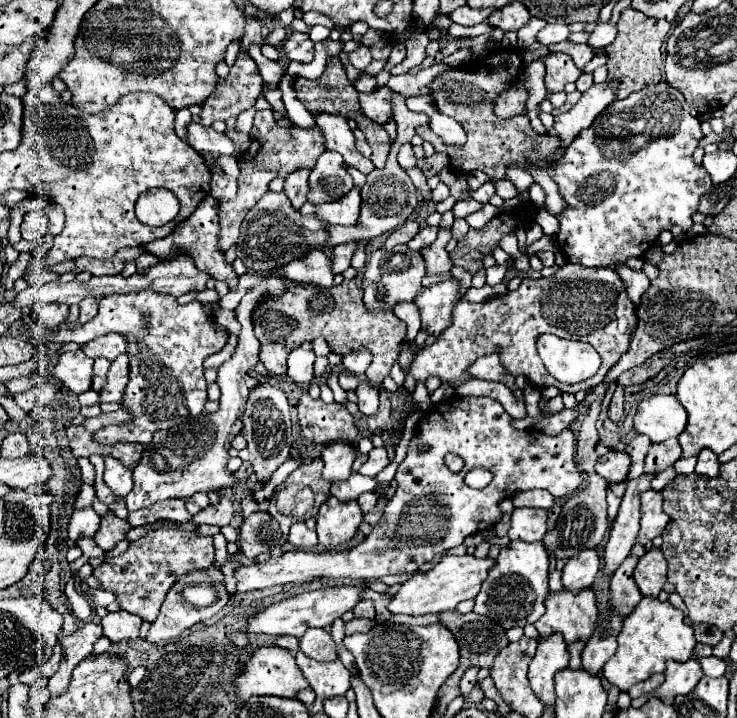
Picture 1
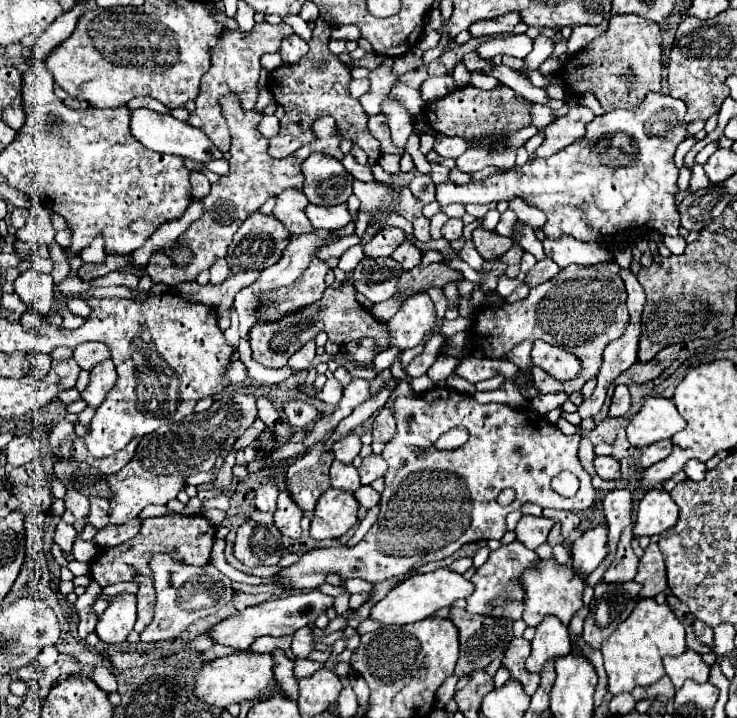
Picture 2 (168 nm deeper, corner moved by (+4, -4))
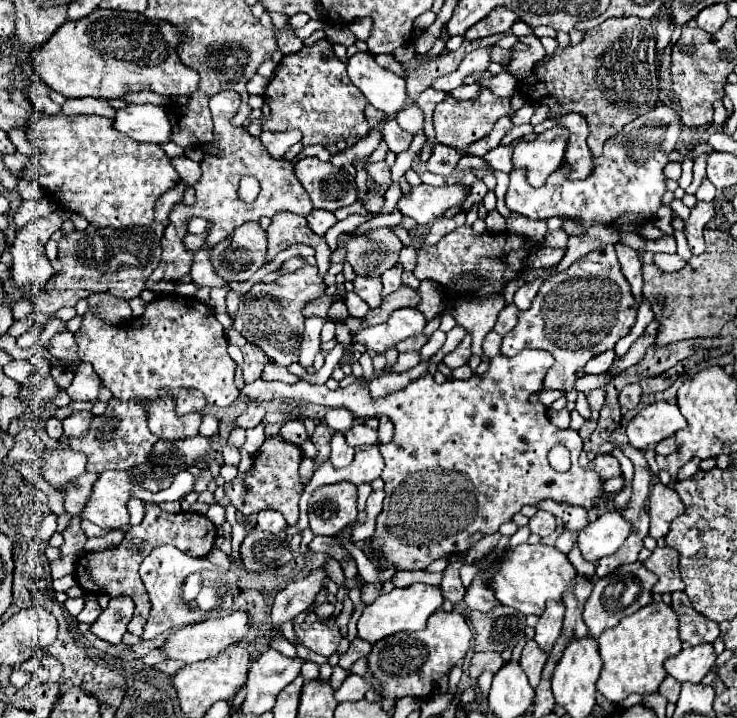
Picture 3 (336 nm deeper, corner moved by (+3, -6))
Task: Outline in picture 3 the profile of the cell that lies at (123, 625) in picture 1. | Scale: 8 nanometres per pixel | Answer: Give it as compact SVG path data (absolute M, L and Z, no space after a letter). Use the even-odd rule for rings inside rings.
M125 596L111 598L109 606L91 624L91 632L109 644L121 644L121 638L127 632L127 624L131 622L133 610L135 606L131 598Z

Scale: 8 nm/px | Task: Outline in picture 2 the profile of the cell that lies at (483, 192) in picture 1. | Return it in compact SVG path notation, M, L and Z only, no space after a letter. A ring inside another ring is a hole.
M650 92L634 112L618 108L596 116L586 126L584 138L550 158L534 158L522 168L508 168L478 182L438 184L436 202L440 206L452 202L496 204L518 196L548 216L546 238L552 240L570 234L580 242L616 246L632 242L634 222L636 240L650 230L678 236L680 214L674 204L678 168L674 166L674 152L686 138L684 114L686 106L680 100Z

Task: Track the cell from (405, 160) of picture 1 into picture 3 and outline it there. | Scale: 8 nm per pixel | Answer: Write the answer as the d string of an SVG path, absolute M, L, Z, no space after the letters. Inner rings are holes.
M357 52L347 62L351 82L385 116L397 116L409 102L405 78L381 68L369 52Z

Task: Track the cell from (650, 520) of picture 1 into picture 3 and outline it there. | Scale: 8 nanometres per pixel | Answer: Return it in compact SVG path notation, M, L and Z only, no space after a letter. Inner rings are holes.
M657 482L649 494L649 510L647 512L651 518L649 536L663 538L669 532L671 522L685 512L685 506L673 488Z

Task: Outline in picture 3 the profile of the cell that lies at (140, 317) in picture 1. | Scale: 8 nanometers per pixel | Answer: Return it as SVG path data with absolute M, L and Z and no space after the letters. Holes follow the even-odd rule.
M159 296L145 306L139 318L123 324L111 324L89 308L75 338L79 358L93 364L113 398L121 398L121 402L137 400L149 406L147 426L157 438L179 440L199 432L201 414L179 416L173 412L177 390L201 390L209 406L229 406L239 396L233 380L237 364L227 352L225 328L217 322L211 308L197 298Z

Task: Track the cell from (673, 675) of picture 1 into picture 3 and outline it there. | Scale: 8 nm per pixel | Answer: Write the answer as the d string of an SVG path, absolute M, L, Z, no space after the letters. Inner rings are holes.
M711 644L683 648L677 656L665 662L665 670L677 682L701 682L703 676L715 666L715 654Z

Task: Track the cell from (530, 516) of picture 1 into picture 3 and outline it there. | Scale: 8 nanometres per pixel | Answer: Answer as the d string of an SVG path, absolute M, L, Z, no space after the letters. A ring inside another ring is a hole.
M539 510L535 516L529 518L529 528L531 528L531 534L537 534L537 536L545 538L555 530L555 516Z

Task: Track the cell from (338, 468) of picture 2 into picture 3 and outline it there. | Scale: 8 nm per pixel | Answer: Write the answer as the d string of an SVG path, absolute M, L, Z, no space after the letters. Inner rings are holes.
M335 434L331 440L331 458L329 458L333 468L347 468L353 462L353 454L355 454L355 450L351 446L347 446L345 436Z

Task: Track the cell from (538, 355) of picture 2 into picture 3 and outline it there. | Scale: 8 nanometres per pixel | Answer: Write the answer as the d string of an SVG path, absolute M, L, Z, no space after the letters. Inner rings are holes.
M525 348L521 350L517 356L513 358L507 358L503 354L491 358L491 364L489 364L489 370L485 376L471 376L469 380L447 380L445 384L435 384L433 376L431 374L425 374L421 376L419 380L411 382L405 390L401 392L395 392L383 400L371 400L369 396L369 388L363 386L363 384L351 384L347 388L337 388L337 390L329 390L325 384L323 386L317 386L317 384L309 384L305 380L297 382L297 384L285 384L285 382L265 382L265 380L255 380L251 384L245 384L243 388L243 394L251 400L251 402L267 402L267 400L305 400L305 402L313 402L313 404L319 404L319 406L325 406L325 408L347 408L349 412L353 412L353 415L358 418L370 418L376 416L389 416L391 422L395 424L395 436L393 436L393 442L385 444L385 446L379 446L381 450L381 456L385 460L385 468L383 468L383 482L385 482L385 500L383 500L383 510L381 514L377 516L377 526L375 526L375 532L373 532L373 538L369 542L371 550L373 550L373 558L381 558L381 562L385 562L385 566L391 566L395 570L425 570L433 560L439 560L439 558L445 558L447 554L453 554L453 552L465 552L469 548L469 540L473 534L481 532L483 536L489 536L489 534L495 534L499 530L501 524L509 522L513 518L515 512L519 512L525 504L539 504L541 500L553 500L553 502L559 502L559 504L573 504L573 506L581 506L585 510L591 510L593 508L593 500L595 496L601 492L601 480L599 476L593 472L593 470L583 470L579 464L577 464L577 458L579 458L579 452L583 448L583 440L579 436L579 432L575 430L561 430L557 426L551 424L549 416L547 416L547 408L543 404L531 404L529 402L529 396L533 392L539 392L543 388L543 376L546 375L547 370L553 366L553 354L547 354L547 350L531 350L531 348ZM557 444L563 444L569 452L571 452L571 468L567 472L555 472L547 460L547 454L553 446Z

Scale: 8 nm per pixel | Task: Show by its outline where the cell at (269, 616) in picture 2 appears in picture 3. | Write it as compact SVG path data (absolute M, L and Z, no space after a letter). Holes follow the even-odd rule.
M231 612L227 616L197 622L197 624L191 624L191 626L185 626L185 628L173 632L163 648L167 652L167 658L175 658L175 660L183 660L183 662L191 664L191 662L213 658L213 656L221 654L221 650L241 642L249 634L249 628L251 628L251 618L247 612Z

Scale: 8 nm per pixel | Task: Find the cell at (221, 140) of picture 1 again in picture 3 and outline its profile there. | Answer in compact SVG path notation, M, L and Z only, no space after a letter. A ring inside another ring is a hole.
M131 104L125 110L117 110L115 128L141 144L167 144L173 134L165 110L153 104Z

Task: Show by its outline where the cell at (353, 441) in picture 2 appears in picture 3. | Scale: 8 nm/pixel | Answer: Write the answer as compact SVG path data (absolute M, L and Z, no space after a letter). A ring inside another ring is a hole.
M355 424L345 432L345 440L353 448L359 448L363 444L375 444L377 442L377 430L367 428L365 424Z

